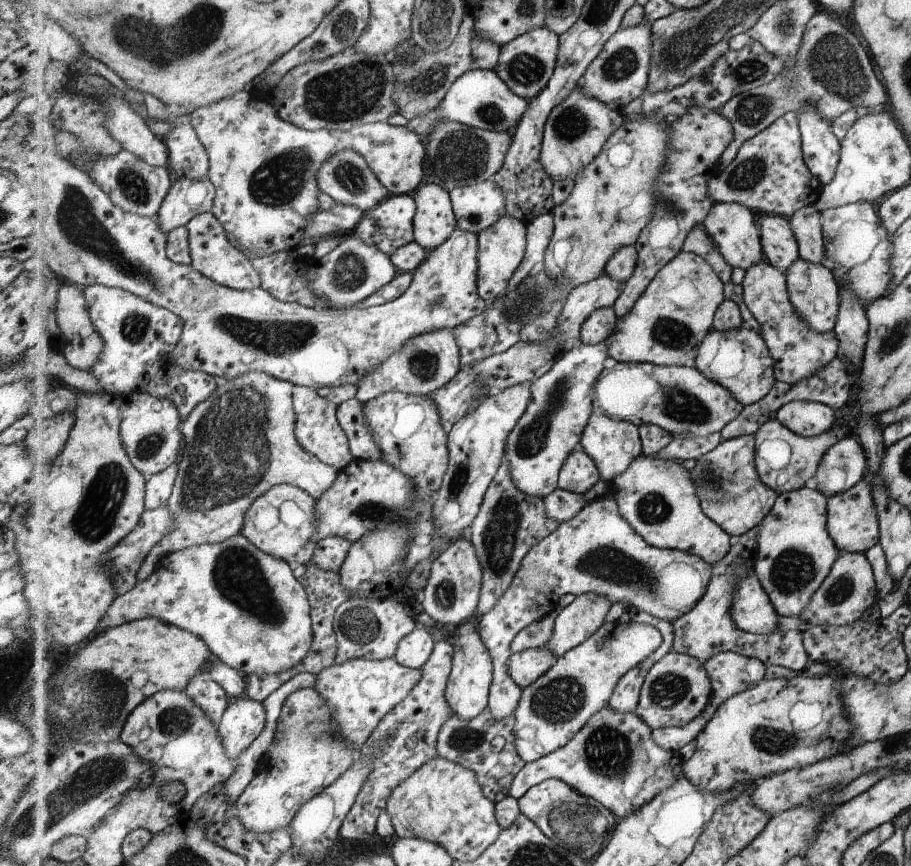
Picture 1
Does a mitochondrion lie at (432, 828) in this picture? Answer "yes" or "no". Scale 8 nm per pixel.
no

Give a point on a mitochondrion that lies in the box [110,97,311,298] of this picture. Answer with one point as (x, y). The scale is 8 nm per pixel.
(133, 186)

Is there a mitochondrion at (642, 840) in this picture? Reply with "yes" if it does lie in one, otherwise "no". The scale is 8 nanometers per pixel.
no

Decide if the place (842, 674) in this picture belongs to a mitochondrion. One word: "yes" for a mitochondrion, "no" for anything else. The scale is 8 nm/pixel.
no

